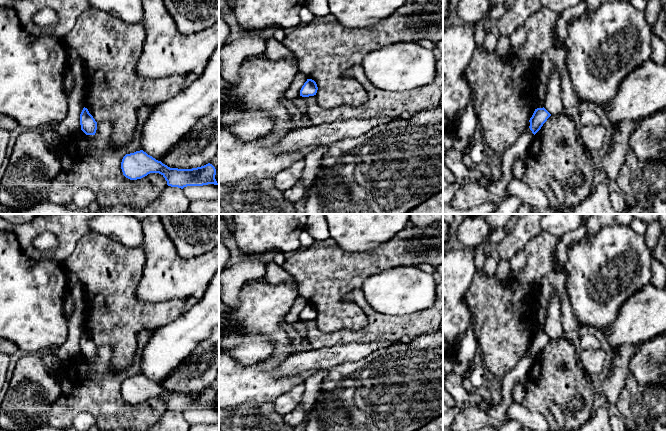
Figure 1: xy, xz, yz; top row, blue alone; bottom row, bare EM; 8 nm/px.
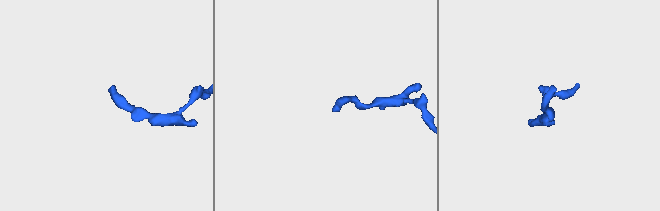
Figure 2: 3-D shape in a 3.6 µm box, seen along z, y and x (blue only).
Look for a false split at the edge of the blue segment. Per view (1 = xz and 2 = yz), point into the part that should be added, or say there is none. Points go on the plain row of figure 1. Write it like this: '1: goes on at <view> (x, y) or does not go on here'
1: does not go on here
2: does not go on here

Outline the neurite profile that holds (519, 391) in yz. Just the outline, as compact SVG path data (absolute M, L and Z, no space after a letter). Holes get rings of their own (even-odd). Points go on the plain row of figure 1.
M519 382L515 385L513 389L513 400L516 403L521 404L526 395L526 389L524 382Z

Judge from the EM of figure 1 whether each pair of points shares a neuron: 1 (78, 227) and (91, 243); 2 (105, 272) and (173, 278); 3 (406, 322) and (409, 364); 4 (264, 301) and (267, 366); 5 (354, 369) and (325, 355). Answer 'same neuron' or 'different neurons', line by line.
1: different neurons
2: different neurons
3: different neurons
4: same neuron
5: different neurons

